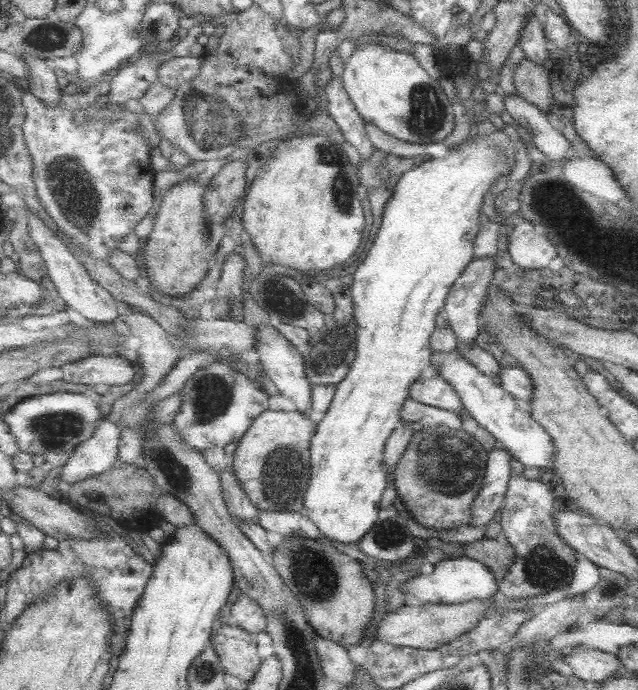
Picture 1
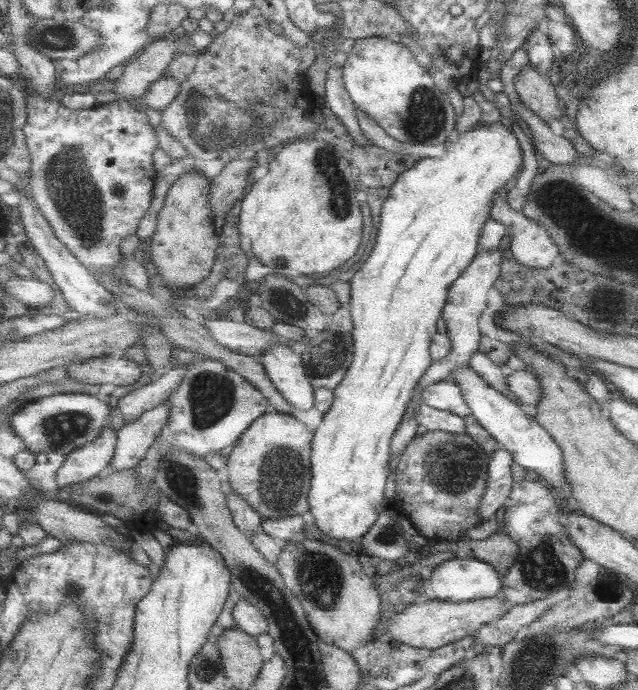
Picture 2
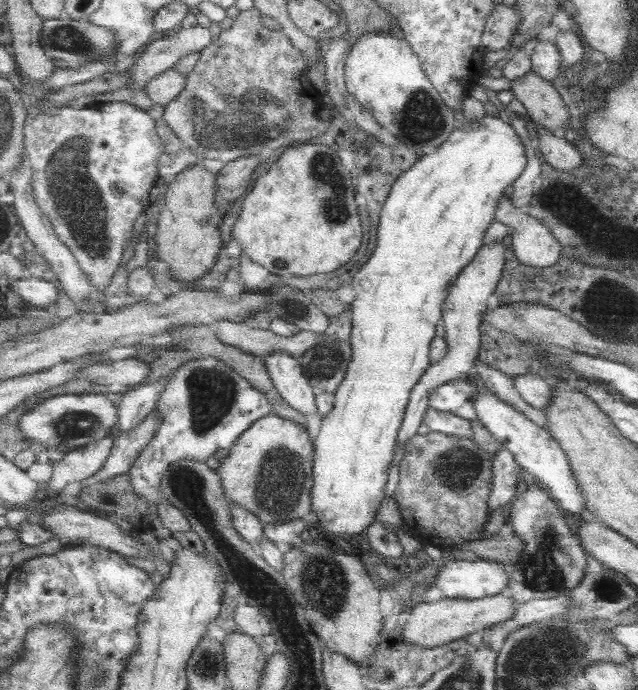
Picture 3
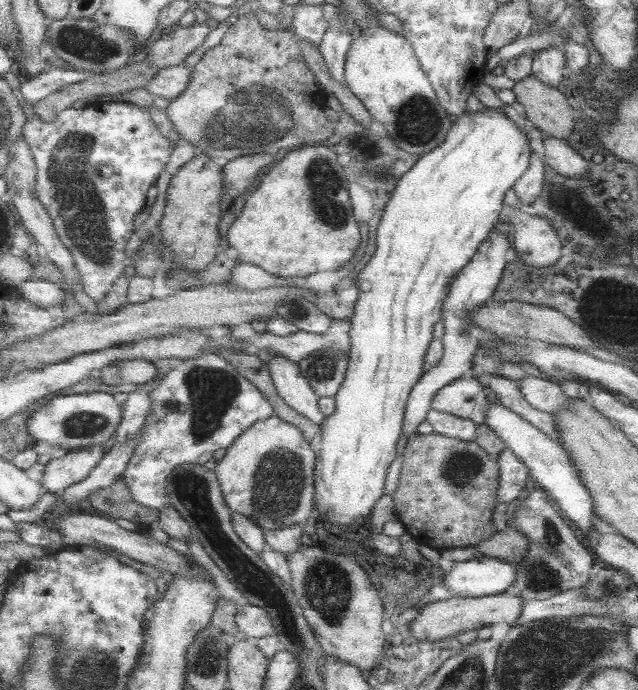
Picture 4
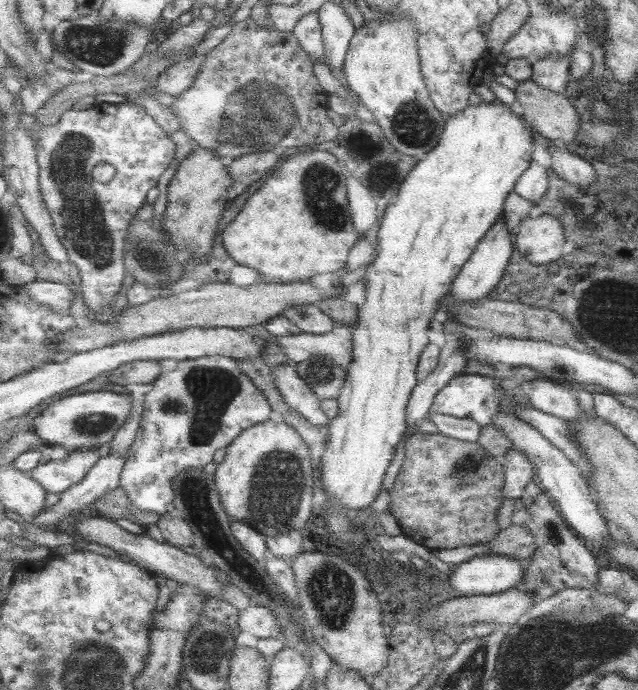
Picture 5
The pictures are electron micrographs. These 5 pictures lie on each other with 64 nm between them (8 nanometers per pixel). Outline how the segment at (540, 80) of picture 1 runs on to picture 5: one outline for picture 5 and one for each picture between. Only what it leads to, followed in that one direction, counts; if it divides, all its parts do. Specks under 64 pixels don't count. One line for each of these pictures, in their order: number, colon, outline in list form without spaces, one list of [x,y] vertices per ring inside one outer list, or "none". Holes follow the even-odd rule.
2: [[[529,64],[525,70],[521,70],[515,82],[523,104],[527,104],[545,120],[561,120],[563,110],[559,108],[559,96],[549,76],[539,74],[539,70]]]
3: [[[533,70],[525,78],[515,80],[511,84],[511,92],[525,106],[527,116],[535,124],[543,124],[551,132],[555,132],[557,126],[565,126],[571,118],[557,86],[551,80],[535,74]]]
4: [[[529,76],[521,82],[515,82],[513,92],[517,102],[525,106],[527,118],[539,130],[559,140],[567,140],[567,136],[571,136],[575,128],[575,110],[569,106],[559,88]]]
5: [[[533,78],[527,80],[527,82],[521,82],[515,90],[515,98],[517,102],[525,108],[525,122],[527,124],[533,124],[533,128],[537,132],[541,132],[543,136],[547,136],[553,144],[567,144],[567,142],[573,142],[575,136],[579,134],[579,126],[581,126],[581,118],[575,110],[575,106],[565,98],[565,94],[559,94],[559,92],[553,92],[549,88],[543,88],[539,86]]]

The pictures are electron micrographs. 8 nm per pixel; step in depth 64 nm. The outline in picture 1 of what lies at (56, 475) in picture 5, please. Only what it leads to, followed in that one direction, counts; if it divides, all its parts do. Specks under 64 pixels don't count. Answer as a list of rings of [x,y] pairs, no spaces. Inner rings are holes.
[[[103,422],[91,440],[83,442],[63,466],[61,478],[65,488],[87,478],[95,478],[113,470],[119,464],[121,456],[121,430],[119,424]]]

